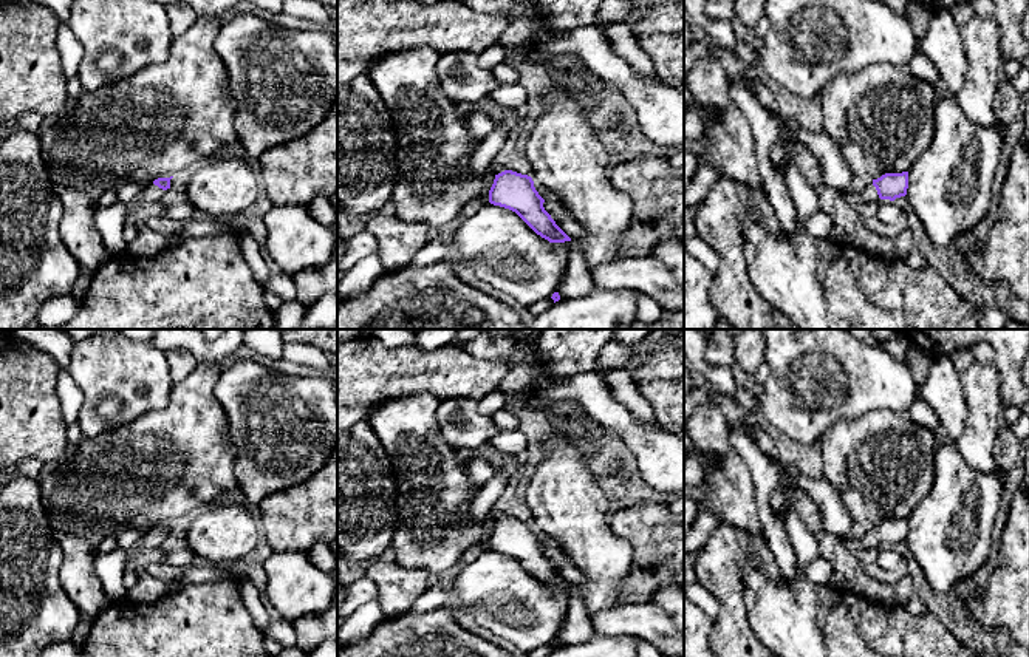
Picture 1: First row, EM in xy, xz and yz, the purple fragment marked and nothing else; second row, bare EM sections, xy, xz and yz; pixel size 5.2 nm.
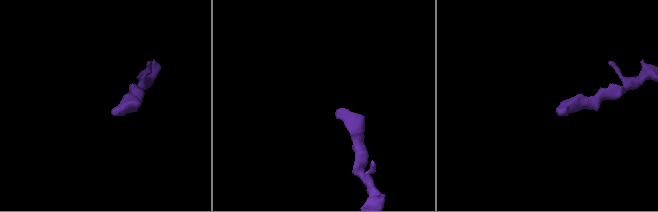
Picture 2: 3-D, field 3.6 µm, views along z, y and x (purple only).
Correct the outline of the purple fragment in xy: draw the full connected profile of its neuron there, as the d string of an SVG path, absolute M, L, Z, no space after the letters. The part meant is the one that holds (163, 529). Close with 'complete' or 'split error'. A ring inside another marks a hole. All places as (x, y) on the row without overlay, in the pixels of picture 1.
M158 524L153 529L142 532L138 543L128 550L113 549L107 553L96 553L94 572L101 581L105 598L110 601L121 600L127 595L124 587L124 572L127 564L138 552L153 550L161 547L162 540L170 535L170 524Z; split error

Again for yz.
M908 518L885 519L860 538L857 543L863 549L879 549L880 546L894 547L905 543L908 535Z; split error

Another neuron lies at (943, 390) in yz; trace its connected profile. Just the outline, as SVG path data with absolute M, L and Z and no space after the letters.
M950 357L933 359L925 382L918 390L918 397L925 400L936 413L939 425L952 441L964 431L969 419L961 374Z

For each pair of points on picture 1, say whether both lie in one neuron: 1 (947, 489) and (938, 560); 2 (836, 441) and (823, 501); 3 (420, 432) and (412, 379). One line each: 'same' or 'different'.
1: same
2: different
3: different

